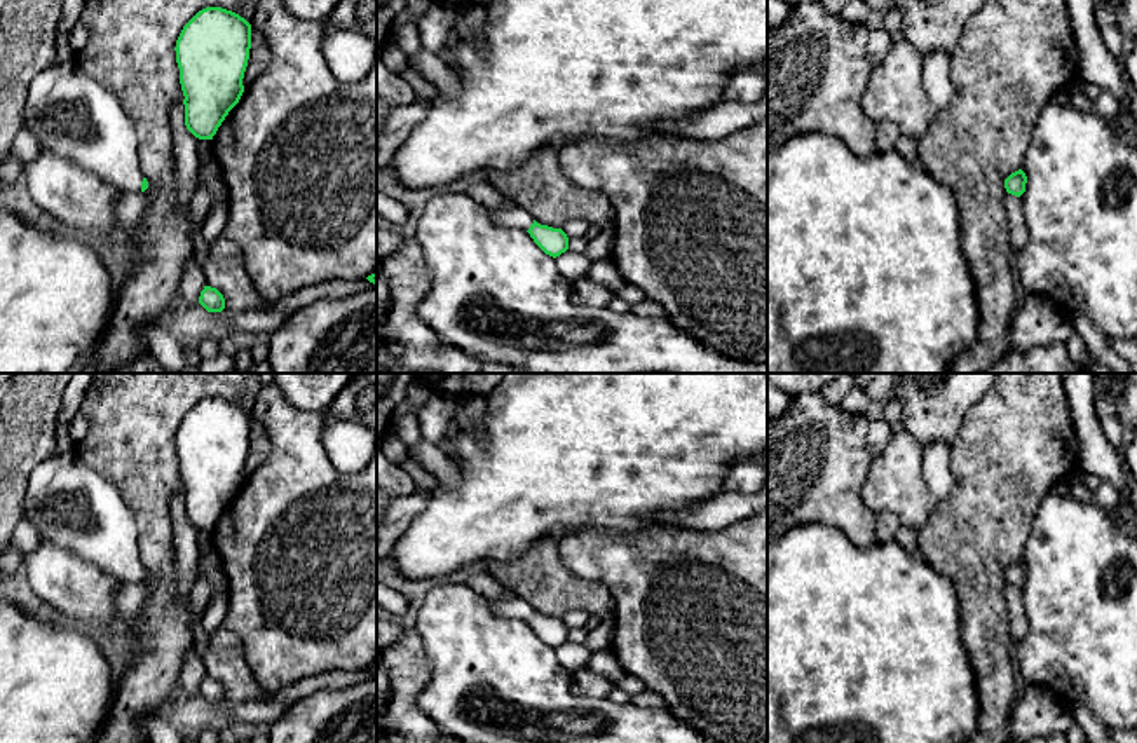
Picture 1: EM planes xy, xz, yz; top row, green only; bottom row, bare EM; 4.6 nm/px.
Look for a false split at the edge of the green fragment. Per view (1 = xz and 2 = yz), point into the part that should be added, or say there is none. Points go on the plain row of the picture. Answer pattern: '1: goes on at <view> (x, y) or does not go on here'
1: goes on at xz (510, 606)
2: does not go on here

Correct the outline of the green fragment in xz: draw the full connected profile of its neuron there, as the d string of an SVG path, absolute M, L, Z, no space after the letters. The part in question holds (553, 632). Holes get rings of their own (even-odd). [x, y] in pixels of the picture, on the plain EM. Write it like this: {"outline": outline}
{"outline": "M506 591L502 598L485 600L495 614L527 621L534 633L553 649L568 640L568 628L562 619L537 614L521 596L511 591Z"}

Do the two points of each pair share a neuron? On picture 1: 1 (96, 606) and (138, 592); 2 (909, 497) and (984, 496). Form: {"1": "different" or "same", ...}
{"1": "different", "2": "different"}

